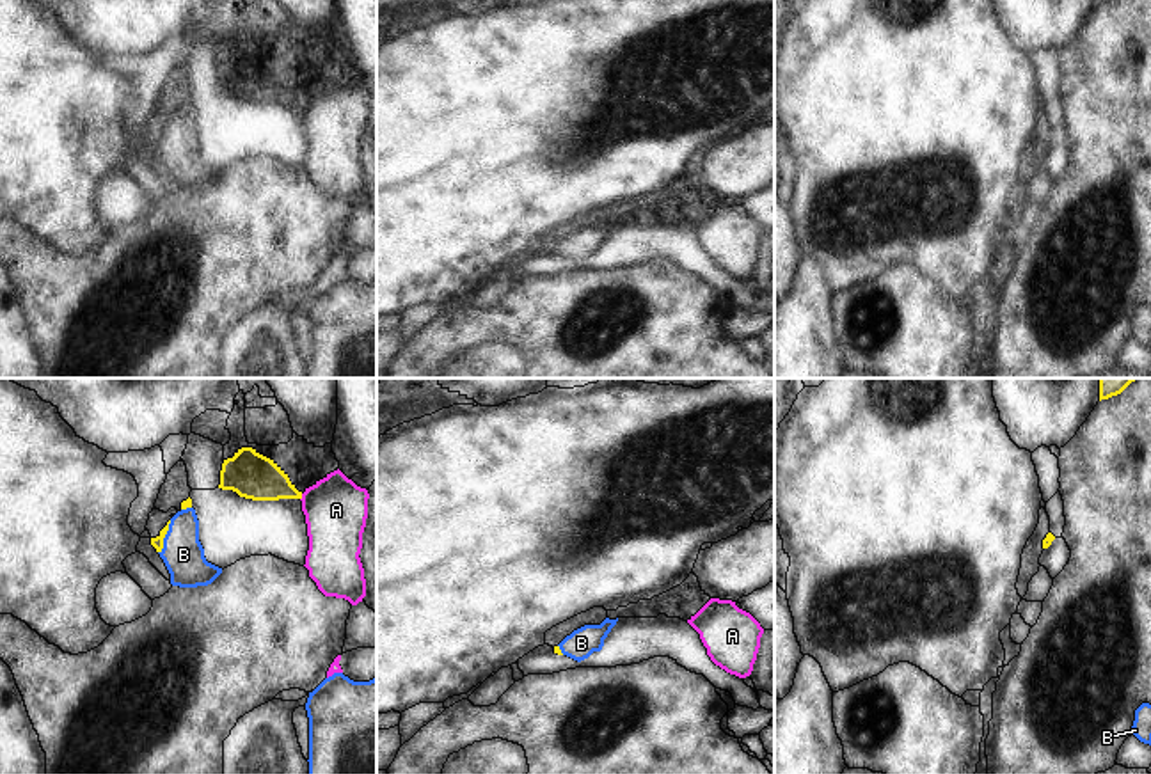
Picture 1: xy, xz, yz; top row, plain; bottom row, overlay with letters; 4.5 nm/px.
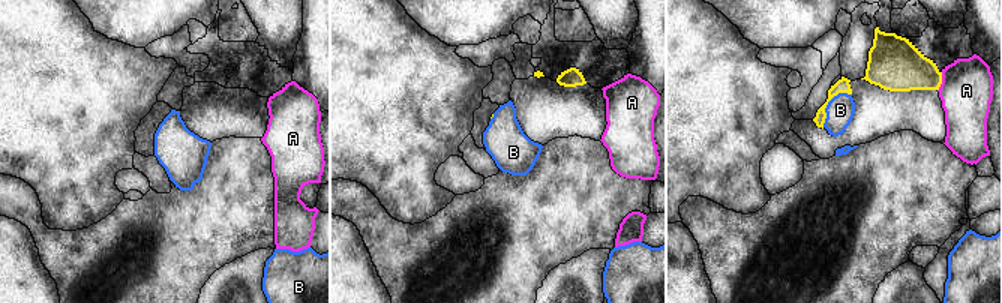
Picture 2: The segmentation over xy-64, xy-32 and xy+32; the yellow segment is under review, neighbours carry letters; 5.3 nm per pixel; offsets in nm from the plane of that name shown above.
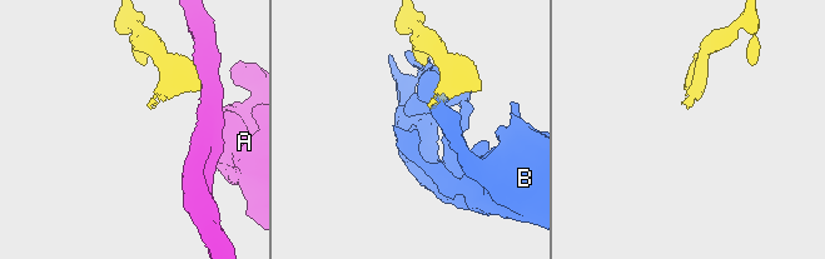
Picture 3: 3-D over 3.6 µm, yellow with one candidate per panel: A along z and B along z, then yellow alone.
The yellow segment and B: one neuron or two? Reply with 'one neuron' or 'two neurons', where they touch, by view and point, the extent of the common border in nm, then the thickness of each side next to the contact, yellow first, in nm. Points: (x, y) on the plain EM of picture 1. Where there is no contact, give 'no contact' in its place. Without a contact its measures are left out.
one neuron; meets yellow in xy at (164, 139); contact 160 nm long; 50 nm thick on the yellow side, 190 nm on the other

